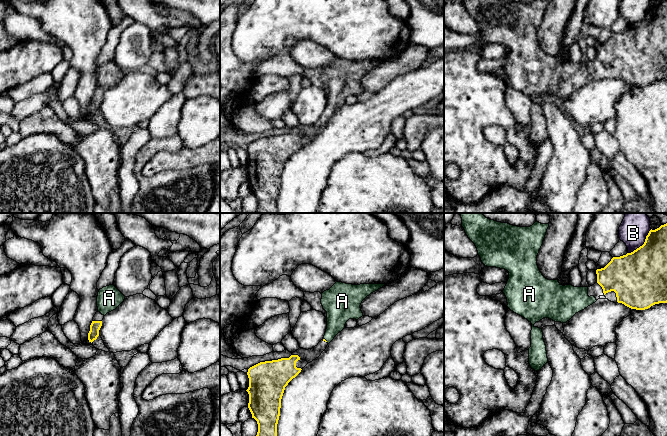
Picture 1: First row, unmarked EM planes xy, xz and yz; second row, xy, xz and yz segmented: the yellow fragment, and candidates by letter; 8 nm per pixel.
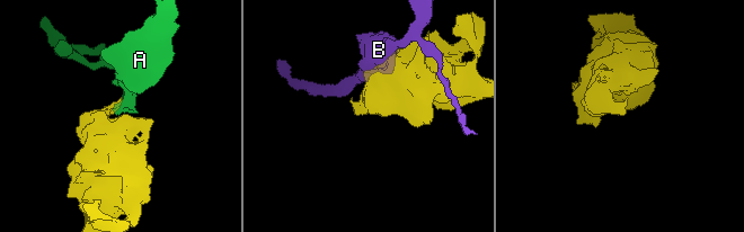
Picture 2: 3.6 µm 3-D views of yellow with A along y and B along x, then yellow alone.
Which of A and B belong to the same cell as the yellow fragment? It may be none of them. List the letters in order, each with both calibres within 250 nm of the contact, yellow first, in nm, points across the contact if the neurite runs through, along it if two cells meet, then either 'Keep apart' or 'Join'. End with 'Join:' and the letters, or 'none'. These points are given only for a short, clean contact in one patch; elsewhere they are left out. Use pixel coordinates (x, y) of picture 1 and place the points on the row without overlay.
A: Thickness 20 nm (yellow) against 190 nm. Path across: xz (323, 115), (325, 116), (333, 105), (338, 88). Join
B: Thickness 400 nm (yellow) against 190 nm. Keep apart
Join: A

